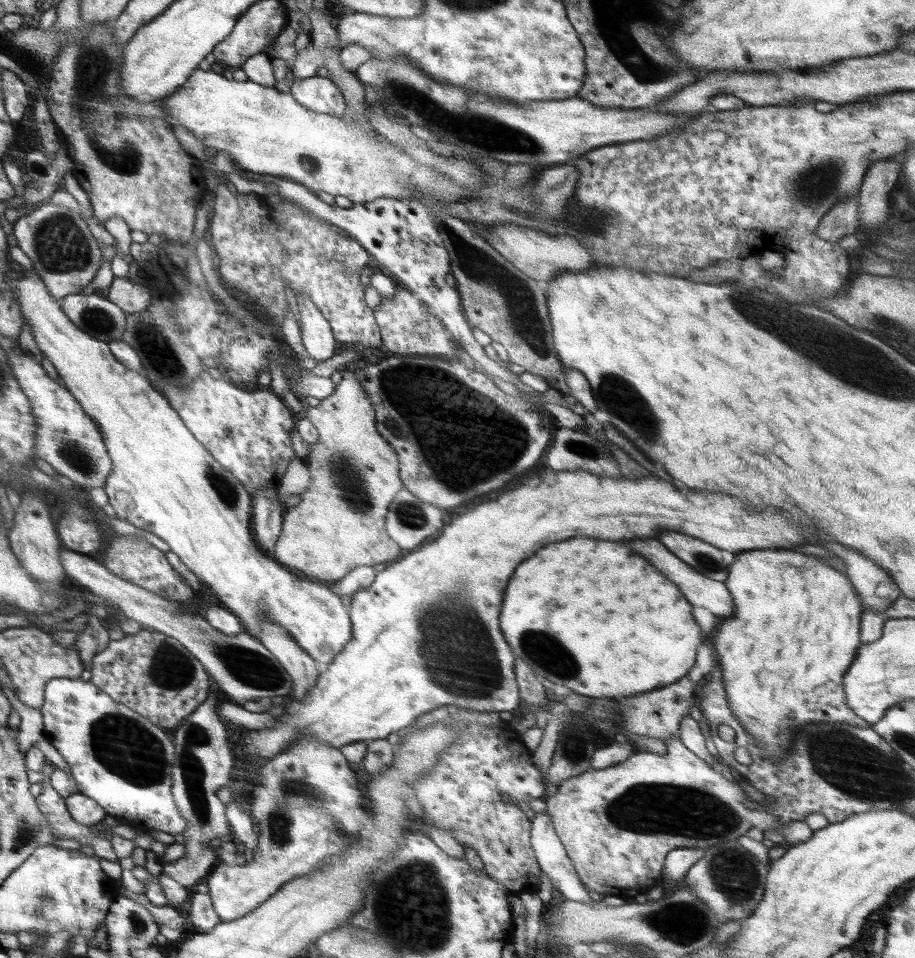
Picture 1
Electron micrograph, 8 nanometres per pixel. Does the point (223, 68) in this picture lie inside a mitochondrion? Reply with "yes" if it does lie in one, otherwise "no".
no

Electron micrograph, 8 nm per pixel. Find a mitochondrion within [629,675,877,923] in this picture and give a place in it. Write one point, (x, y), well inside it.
(735, 874)

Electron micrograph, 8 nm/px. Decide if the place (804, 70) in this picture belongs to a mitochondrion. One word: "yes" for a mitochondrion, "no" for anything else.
no

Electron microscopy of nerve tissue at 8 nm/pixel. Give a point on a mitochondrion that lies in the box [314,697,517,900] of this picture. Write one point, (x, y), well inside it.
(339, 833)

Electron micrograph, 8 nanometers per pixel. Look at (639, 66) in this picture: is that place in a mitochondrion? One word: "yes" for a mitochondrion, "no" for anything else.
yes

